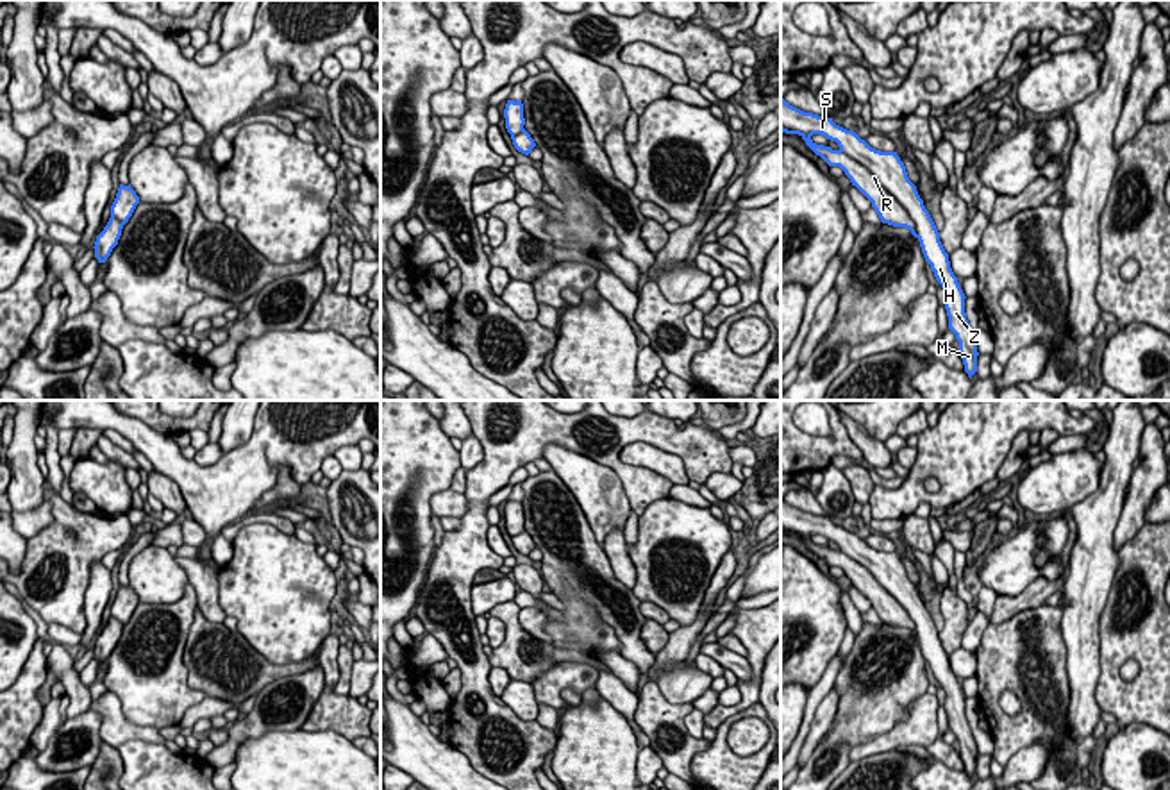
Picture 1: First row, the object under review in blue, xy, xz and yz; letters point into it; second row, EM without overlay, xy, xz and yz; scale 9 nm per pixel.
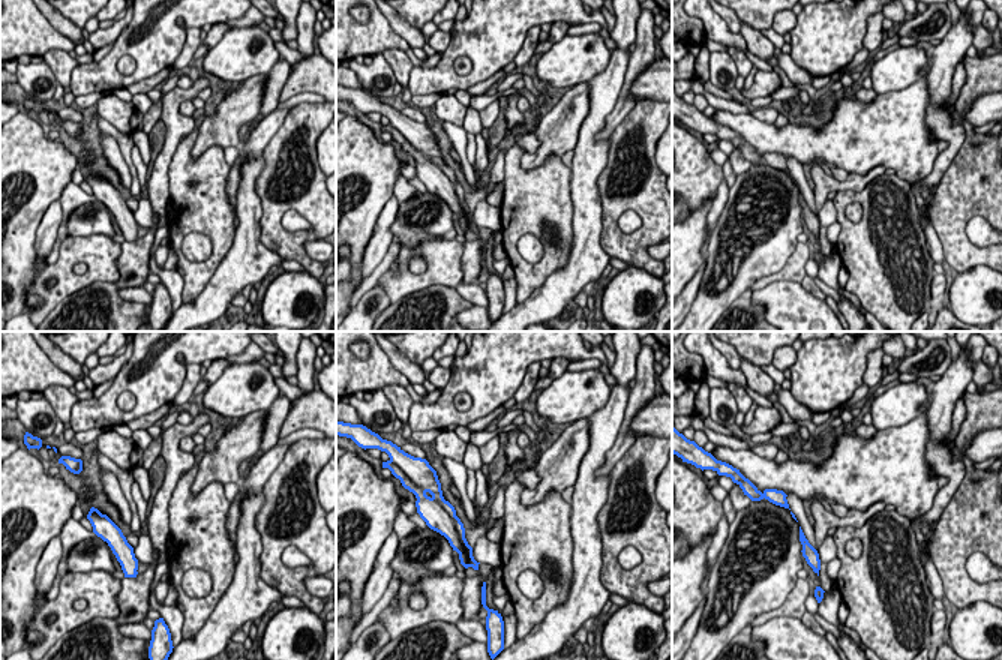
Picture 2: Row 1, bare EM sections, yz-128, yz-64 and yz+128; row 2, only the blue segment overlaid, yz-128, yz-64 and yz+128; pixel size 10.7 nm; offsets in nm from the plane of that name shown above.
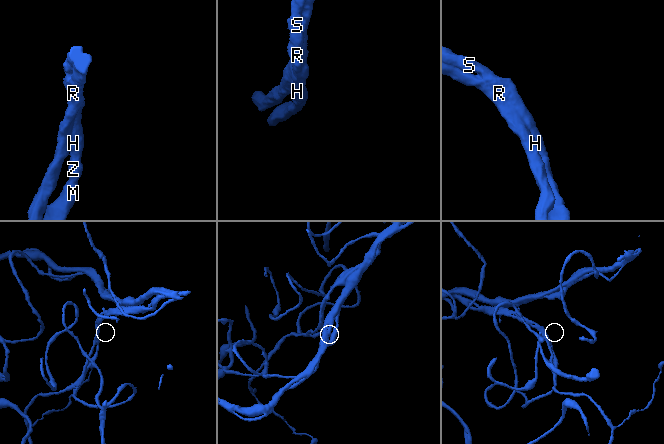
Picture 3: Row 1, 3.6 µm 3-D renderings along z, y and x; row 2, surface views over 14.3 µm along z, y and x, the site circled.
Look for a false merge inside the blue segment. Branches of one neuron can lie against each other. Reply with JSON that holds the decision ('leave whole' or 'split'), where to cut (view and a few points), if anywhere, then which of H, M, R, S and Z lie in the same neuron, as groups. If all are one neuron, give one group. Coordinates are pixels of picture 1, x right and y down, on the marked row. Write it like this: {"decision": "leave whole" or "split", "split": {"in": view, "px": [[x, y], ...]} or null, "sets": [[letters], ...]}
{"decision": "leave whole", "split": null, "sets": [["H", "M", "R", "S", "Z"]]}

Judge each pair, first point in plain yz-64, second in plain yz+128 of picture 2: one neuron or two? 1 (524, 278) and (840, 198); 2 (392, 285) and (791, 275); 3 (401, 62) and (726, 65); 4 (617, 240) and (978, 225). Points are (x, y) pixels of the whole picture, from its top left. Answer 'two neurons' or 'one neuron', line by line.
1: one neuron
2: one neuron
3: two neurons
4: two neurons

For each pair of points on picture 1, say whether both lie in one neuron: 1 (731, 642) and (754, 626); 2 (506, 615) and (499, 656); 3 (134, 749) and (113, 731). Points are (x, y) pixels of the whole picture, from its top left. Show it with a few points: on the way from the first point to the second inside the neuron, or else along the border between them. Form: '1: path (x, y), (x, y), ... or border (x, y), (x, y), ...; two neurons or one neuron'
1: border (729, 633), (742, 644), (745, 656); two neurons
2: path (511, 626), (509, 646); one neuron
3: border (163, 742), (125, 740), (116, 747); two neurons

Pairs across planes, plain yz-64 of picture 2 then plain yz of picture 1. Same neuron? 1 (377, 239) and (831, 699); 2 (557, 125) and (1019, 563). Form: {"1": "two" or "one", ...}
{"1": "one", "2": "two"}

